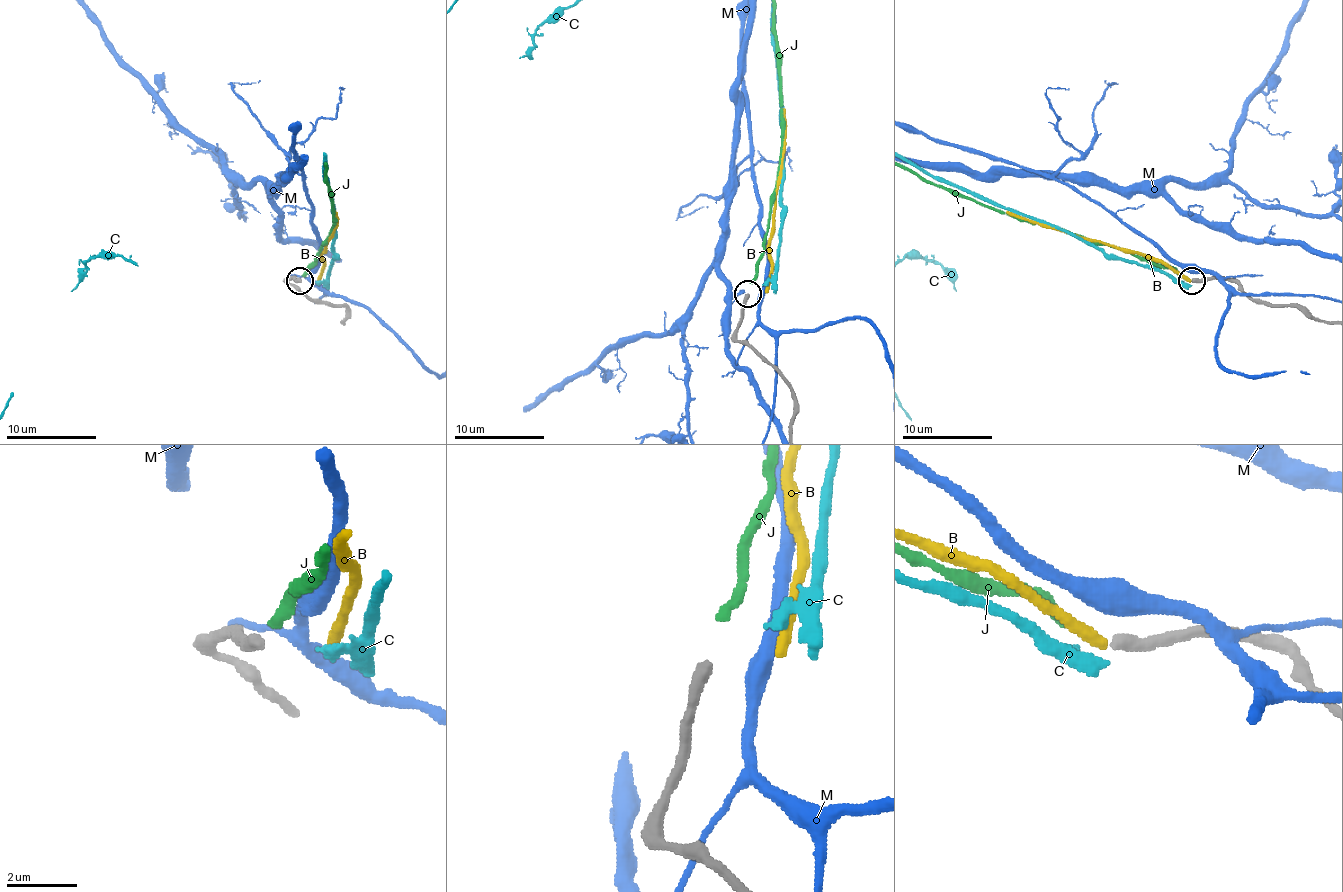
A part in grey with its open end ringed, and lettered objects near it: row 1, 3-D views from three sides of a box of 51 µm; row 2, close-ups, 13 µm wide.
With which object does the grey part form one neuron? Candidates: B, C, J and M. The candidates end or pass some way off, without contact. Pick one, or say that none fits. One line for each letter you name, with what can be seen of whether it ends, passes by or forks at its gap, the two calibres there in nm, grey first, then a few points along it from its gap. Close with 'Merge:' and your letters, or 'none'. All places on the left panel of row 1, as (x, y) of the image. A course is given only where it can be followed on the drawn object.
J: It ends there. Thickness 360 nm (grey) against 280 nm
Merge: J

